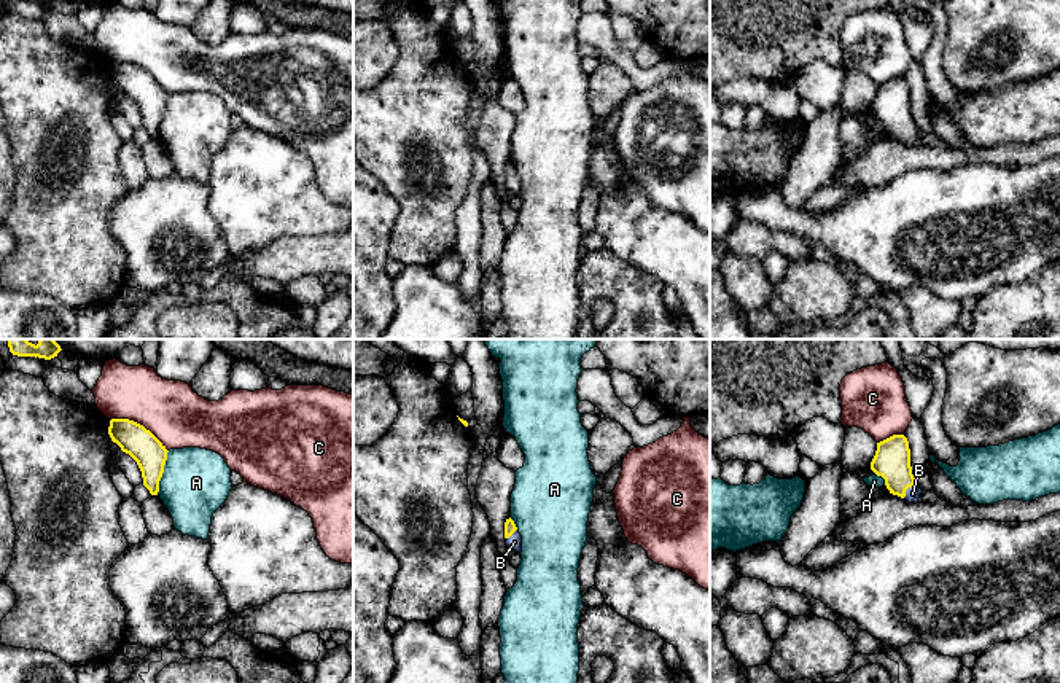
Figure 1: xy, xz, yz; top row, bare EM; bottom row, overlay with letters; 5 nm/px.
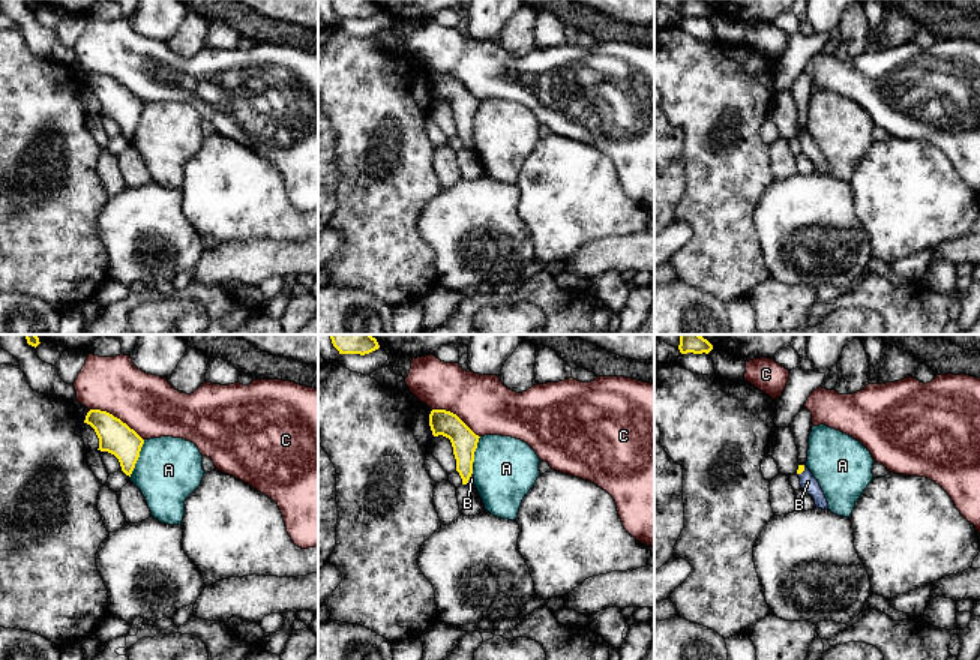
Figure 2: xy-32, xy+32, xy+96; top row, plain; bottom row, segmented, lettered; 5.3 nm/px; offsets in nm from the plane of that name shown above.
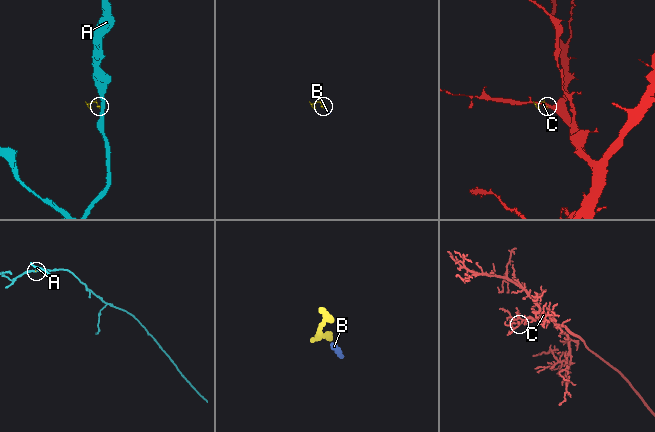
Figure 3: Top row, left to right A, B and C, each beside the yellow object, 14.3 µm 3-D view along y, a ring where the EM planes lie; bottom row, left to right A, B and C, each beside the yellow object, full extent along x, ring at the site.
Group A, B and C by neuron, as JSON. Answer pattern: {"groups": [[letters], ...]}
{"groups": [["A"], ["B"], ["C"]]}

